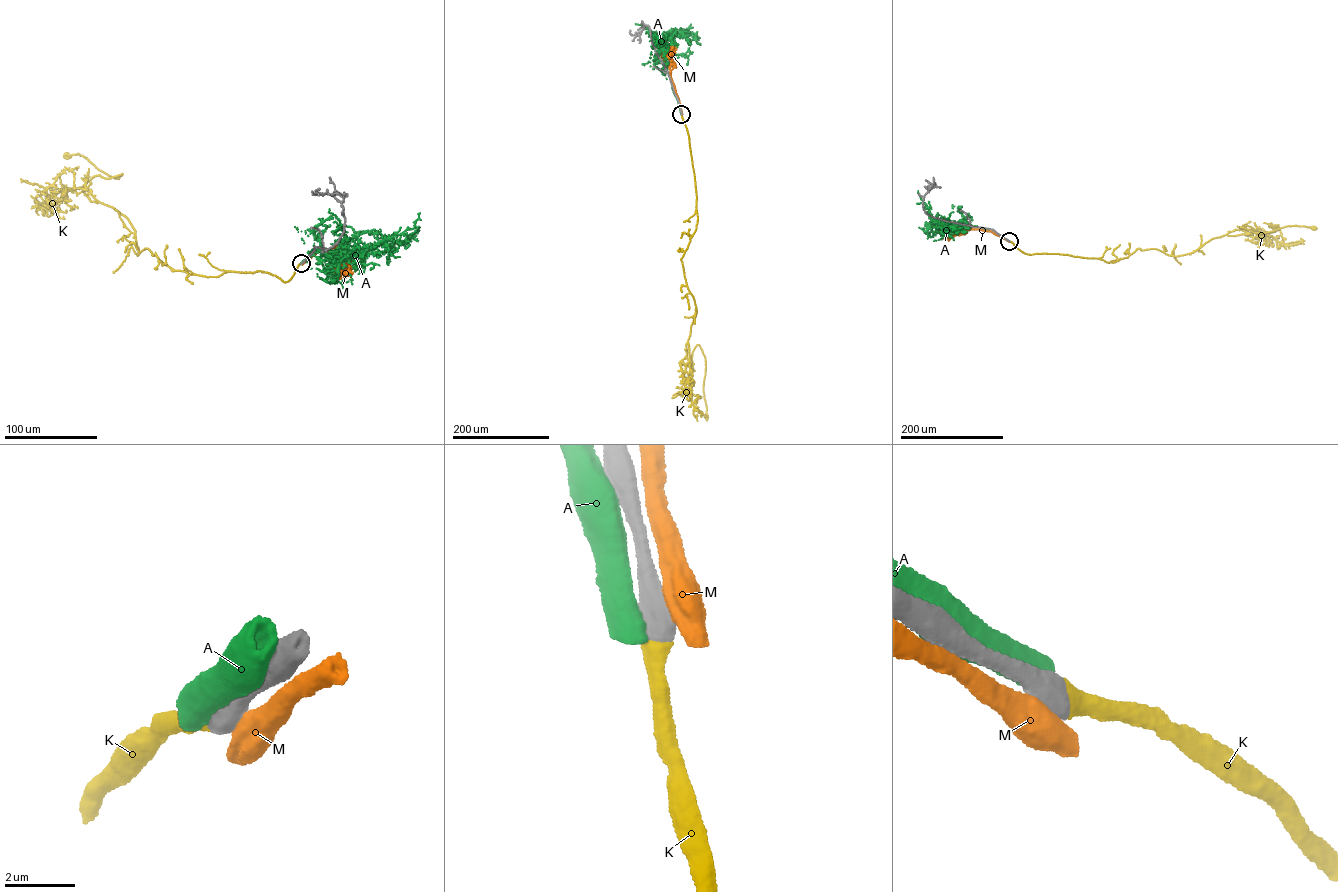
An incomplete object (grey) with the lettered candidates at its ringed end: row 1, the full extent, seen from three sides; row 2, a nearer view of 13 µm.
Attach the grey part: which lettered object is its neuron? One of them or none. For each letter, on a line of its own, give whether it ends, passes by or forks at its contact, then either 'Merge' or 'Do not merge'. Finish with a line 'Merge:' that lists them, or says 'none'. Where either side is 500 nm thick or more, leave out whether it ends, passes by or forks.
A: Do not merge
K: Merge
M: Do not merge
Merge: K

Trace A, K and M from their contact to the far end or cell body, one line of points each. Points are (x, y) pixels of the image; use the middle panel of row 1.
A: (681, 114), (672, 88), (658, 69), (665, 64), (666, 48), (660, 41), (683, 32), (698, 43)
K: (681, 114), (698, 218), (681, 259), (696, 312), (688, 341), (691, 367), (697, 345), (705, 358), (706, 418)
M: (681, 114), (670, 70), (664, 59), (667, 53), (674, 51)

